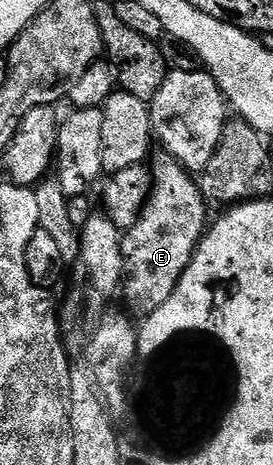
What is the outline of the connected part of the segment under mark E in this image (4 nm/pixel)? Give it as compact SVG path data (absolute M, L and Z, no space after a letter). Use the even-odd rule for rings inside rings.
M169 155L161 156L153 158L150 197L140 219L131 229L125 230L122 239L124 276L120 293L126 296L125 308L138 319L150 317L157 309L164 307L164 303L168 303L168 295L176 291L208 228L208 201L202 196L199 182L190 178L193 176L179 161Z

